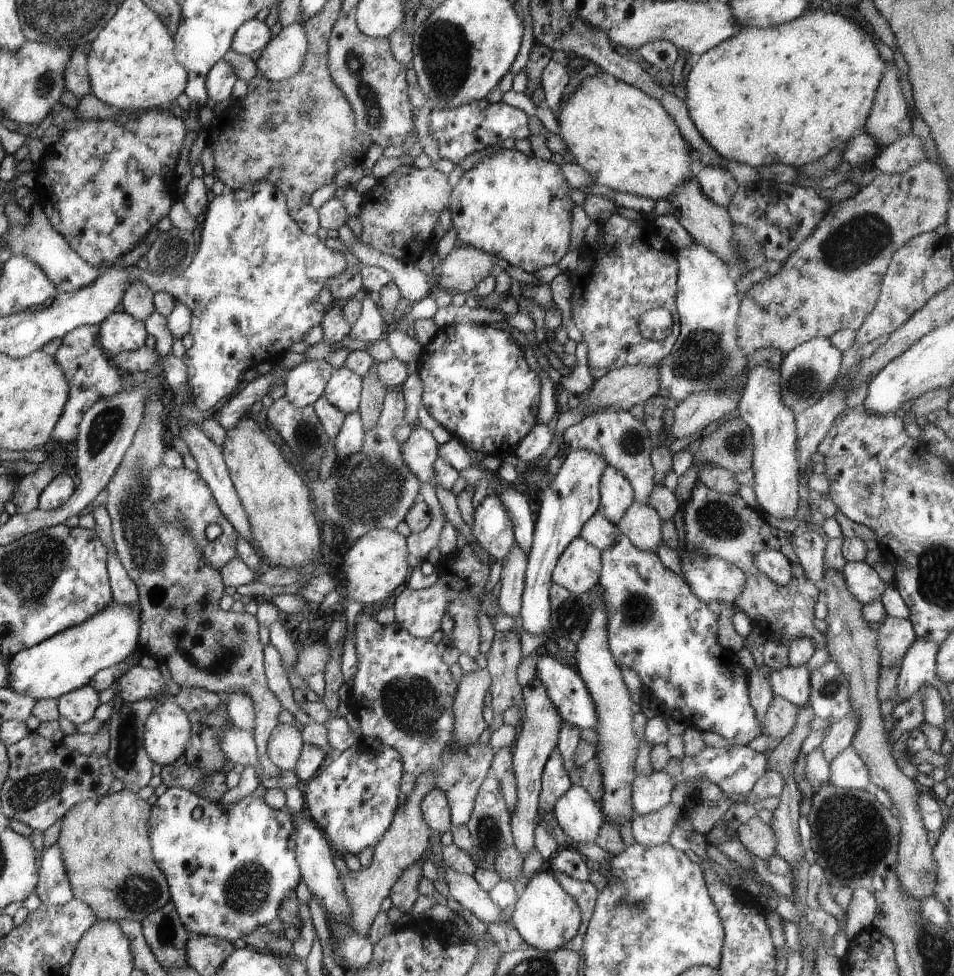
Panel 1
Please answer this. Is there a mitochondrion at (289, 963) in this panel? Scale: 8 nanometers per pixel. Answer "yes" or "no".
no

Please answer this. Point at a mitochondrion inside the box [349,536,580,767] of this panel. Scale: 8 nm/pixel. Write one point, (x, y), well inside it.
(407, 707)

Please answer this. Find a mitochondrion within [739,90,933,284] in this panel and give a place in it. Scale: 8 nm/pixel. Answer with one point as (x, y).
(865, 235)

